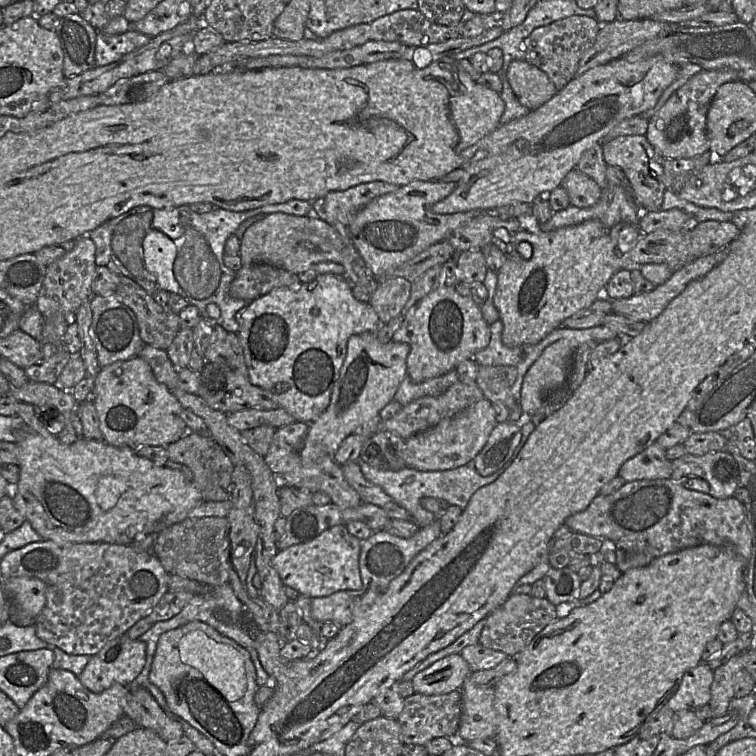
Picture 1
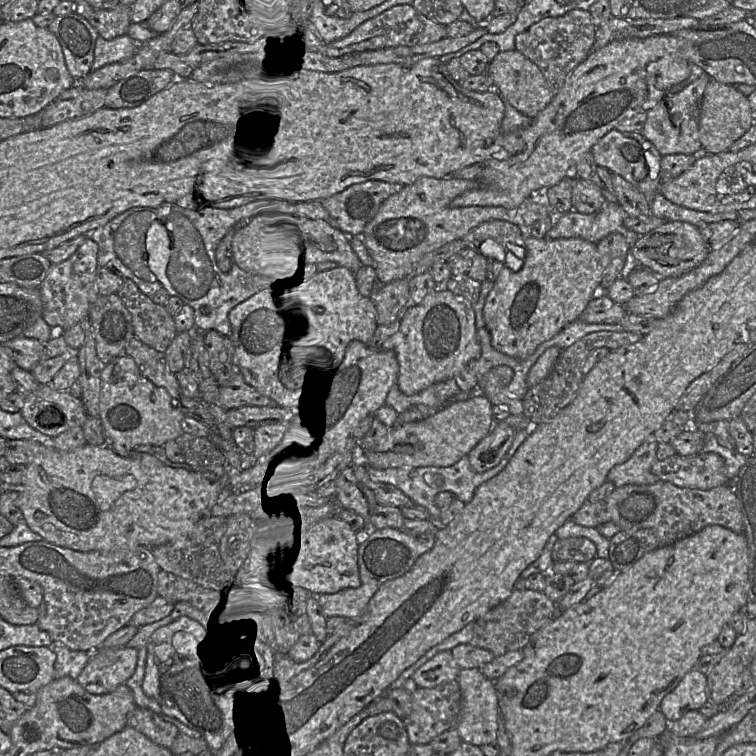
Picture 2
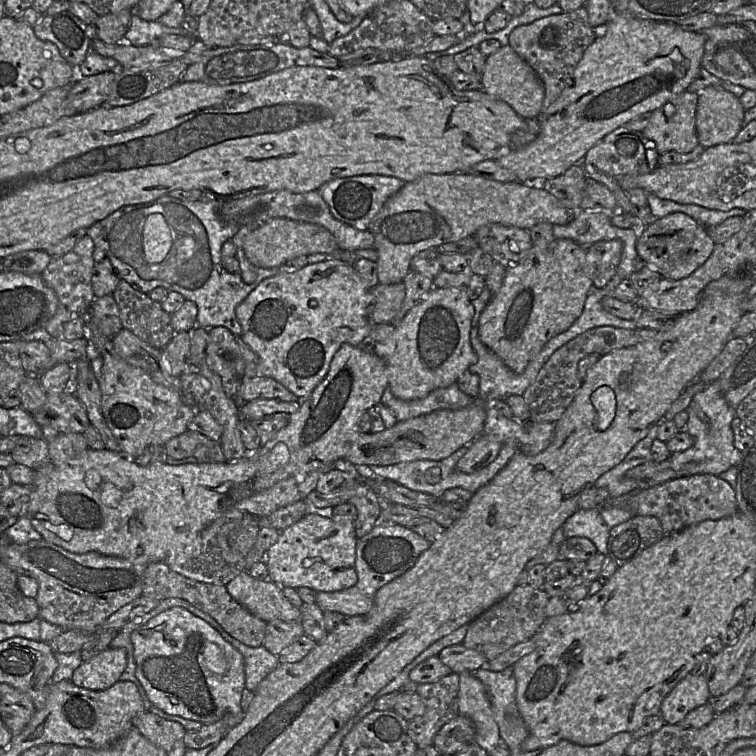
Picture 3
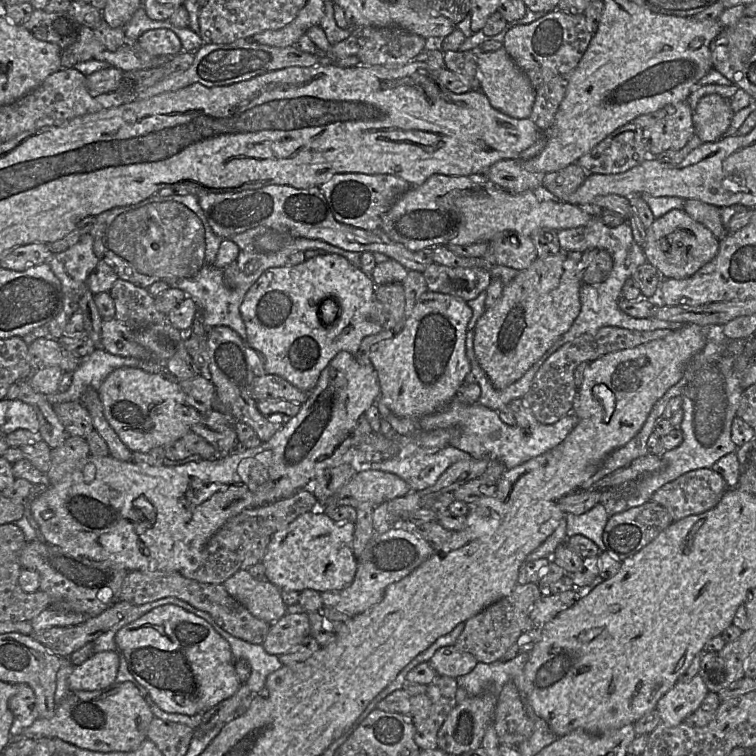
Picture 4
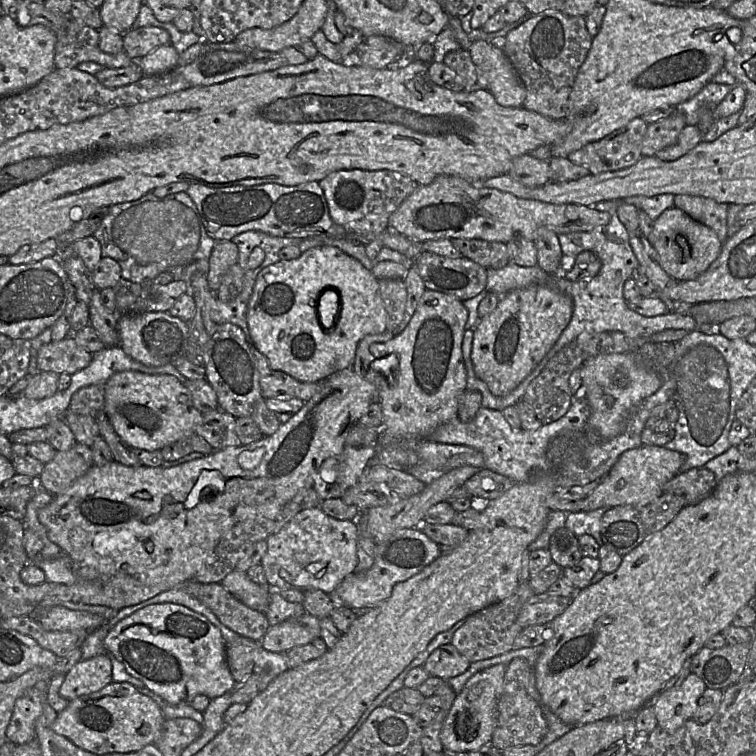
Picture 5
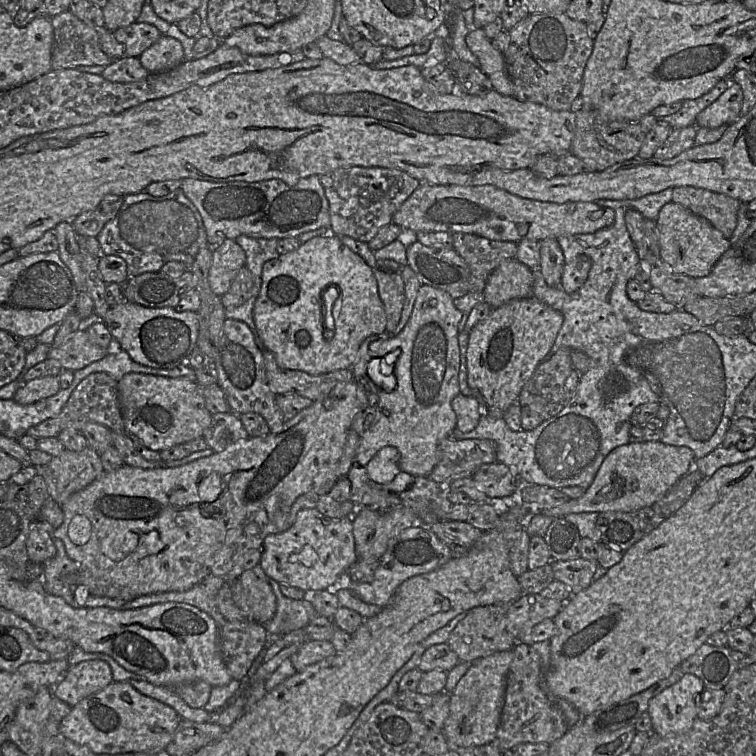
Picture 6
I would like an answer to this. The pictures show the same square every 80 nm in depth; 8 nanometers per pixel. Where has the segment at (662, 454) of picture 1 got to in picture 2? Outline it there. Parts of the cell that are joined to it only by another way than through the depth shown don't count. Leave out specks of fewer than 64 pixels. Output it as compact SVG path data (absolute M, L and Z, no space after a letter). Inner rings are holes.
M654 433L634 451L631 457L613 467L607 475L607 481L612 482L616 488L624 485L650 485L659 481L652 473L652 466L657 459L658 441Z

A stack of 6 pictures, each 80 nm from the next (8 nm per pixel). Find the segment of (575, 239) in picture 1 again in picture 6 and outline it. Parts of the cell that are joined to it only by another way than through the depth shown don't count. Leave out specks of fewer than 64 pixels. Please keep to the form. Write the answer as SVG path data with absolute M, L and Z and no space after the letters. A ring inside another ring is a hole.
M673 201L666 203L660 209L655 222L660 257L677 274L693 278L707 276L720 257L731 246L730 240L724 237L710 222ZM531 296L512 299L493 309L486 319L480 321L470 331L466 351L467 382L471 389L477 390L483 397L485 406L483 412L503 416L512 404L518 402L523 387L550 352L562 324L563 316L560 312Z

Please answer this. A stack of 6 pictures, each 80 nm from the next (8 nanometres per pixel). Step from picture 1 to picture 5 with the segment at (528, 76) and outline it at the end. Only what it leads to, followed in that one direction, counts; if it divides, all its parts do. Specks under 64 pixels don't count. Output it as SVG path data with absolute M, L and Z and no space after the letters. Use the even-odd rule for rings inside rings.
M475 40L468 51L496 102L503 107L523 107L525 87L503 50L485 40Z

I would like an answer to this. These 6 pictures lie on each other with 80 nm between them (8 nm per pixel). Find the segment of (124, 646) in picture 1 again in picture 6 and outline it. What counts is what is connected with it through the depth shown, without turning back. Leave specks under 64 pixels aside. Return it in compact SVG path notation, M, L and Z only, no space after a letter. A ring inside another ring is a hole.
M84 661L68 669L63 680L56 685L54 695L73 707L112 682L112 669L106 662Z

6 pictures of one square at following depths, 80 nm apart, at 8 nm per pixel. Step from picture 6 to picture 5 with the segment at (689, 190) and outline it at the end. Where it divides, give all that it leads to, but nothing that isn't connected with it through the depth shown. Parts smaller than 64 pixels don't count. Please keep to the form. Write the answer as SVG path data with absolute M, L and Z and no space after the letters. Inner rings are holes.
M676 194L674 196L674 206L714 230L722 242L725 242L729 237L727 227L727 203L720 203L702 196Z

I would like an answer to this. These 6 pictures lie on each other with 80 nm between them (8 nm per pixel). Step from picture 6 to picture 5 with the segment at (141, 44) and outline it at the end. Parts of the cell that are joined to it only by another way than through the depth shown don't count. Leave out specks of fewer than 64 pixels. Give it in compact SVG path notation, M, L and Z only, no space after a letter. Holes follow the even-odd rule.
M153 26L129 29L122 36L123 50L134 61L138 61L159 46L171 44L169 33Z

